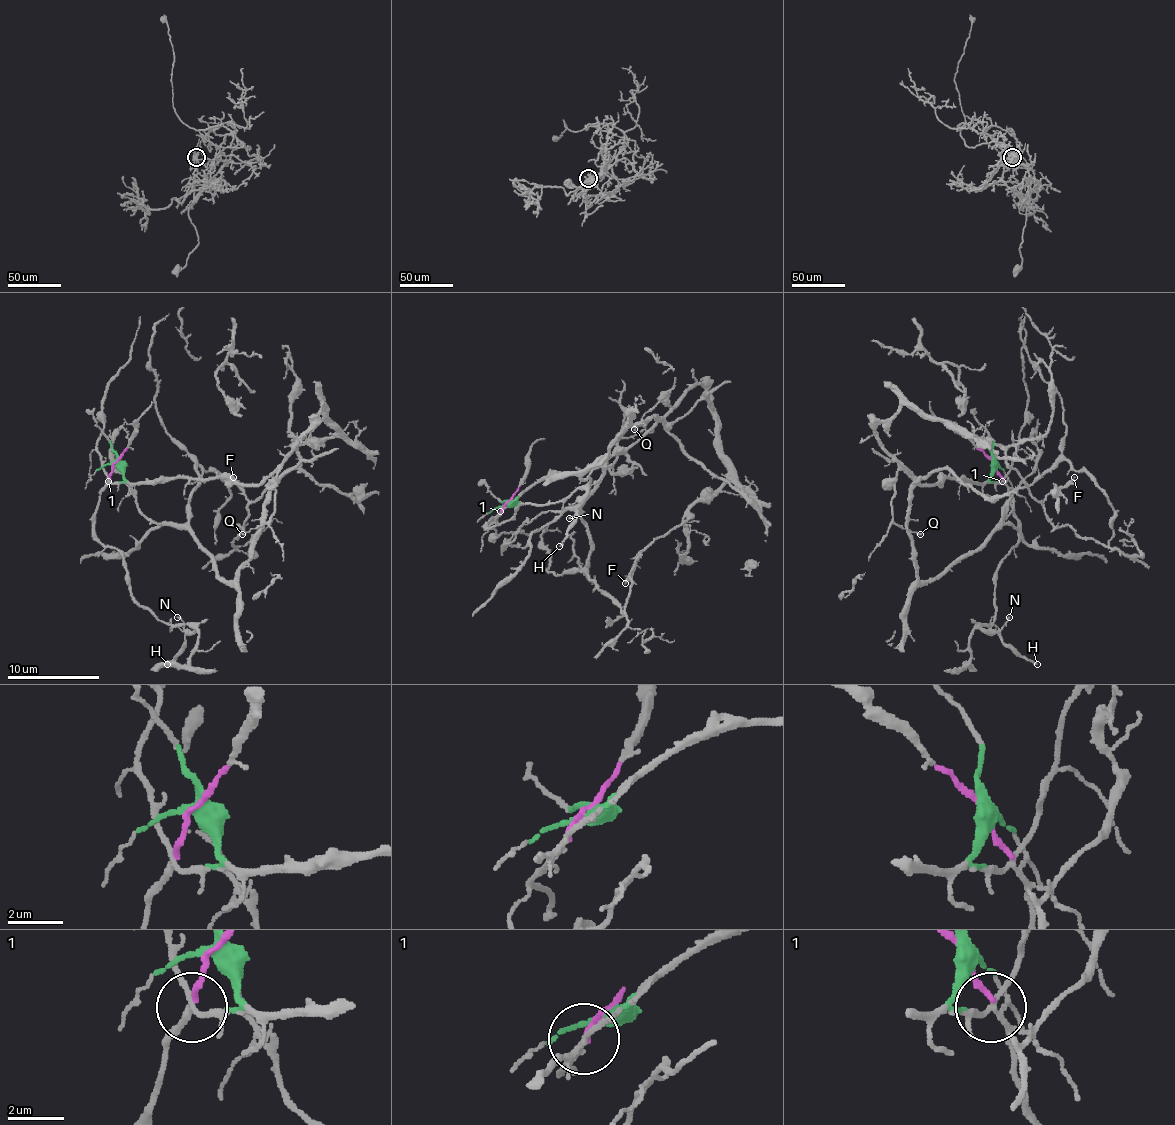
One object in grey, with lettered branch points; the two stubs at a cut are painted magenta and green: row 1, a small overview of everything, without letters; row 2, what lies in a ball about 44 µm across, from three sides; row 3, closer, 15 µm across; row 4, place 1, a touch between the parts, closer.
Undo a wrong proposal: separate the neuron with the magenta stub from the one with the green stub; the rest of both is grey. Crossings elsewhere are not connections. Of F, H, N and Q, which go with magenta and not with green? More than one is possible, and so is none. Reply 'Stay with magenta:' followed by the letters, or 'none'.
Stay with magenta: H, N

